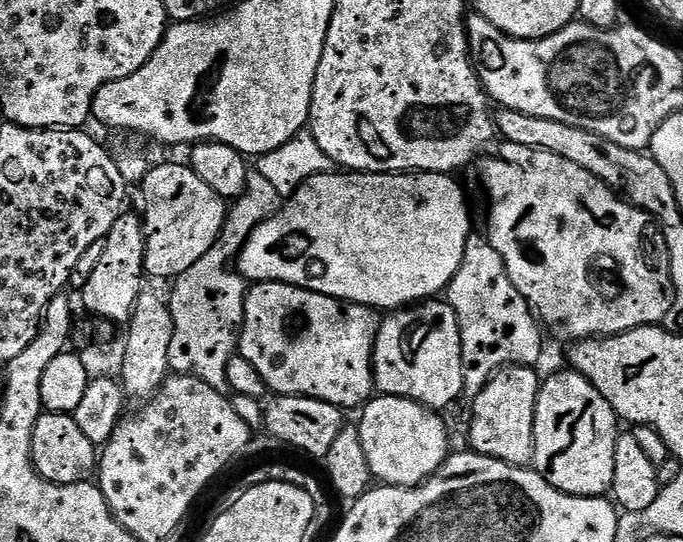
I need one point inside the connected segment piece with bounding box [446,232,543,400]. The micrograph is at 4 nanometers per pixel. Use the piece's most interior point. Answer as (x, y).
(497, 329)

